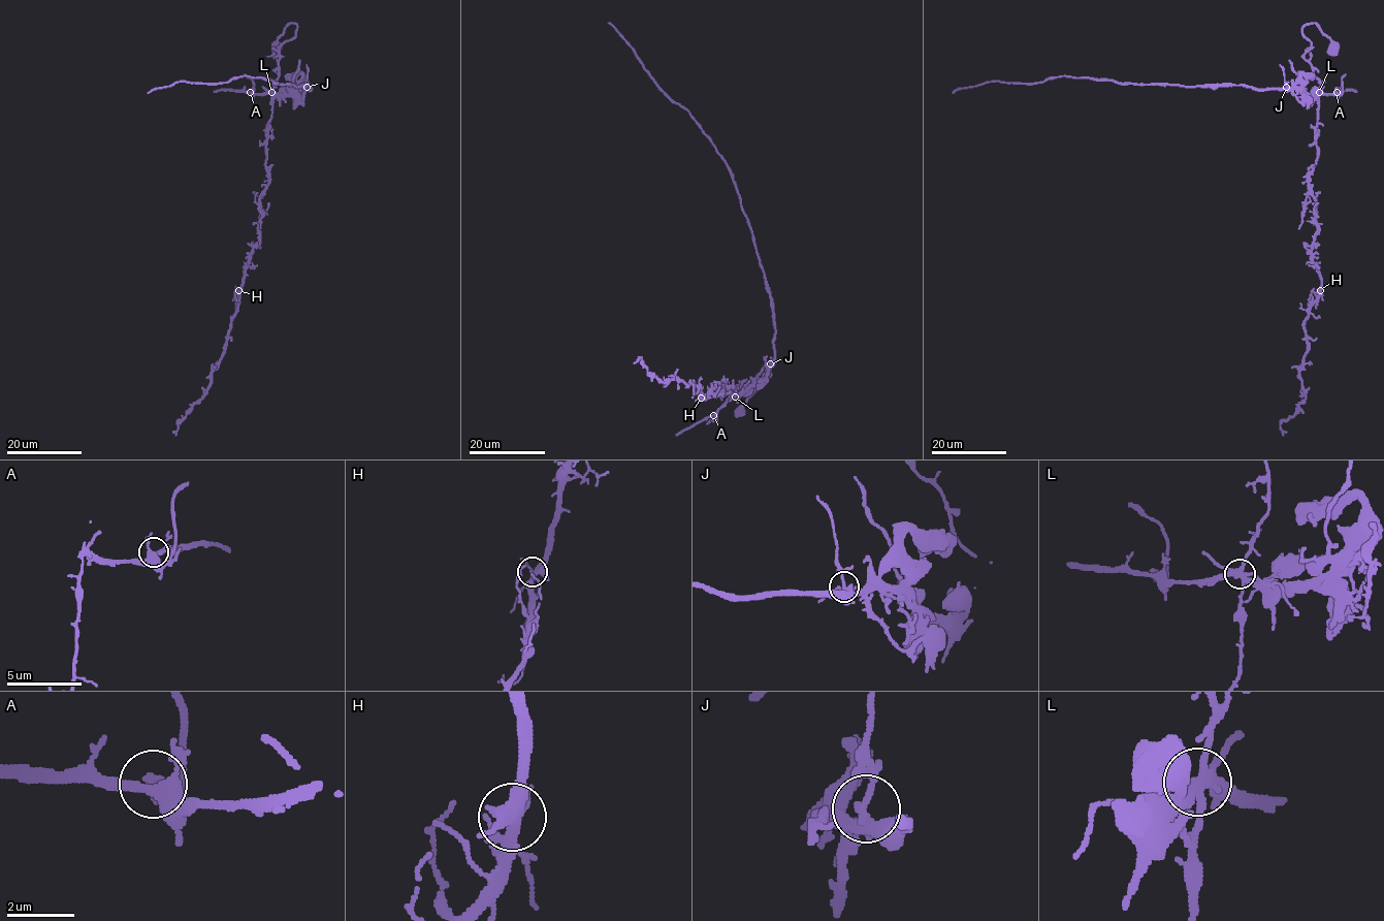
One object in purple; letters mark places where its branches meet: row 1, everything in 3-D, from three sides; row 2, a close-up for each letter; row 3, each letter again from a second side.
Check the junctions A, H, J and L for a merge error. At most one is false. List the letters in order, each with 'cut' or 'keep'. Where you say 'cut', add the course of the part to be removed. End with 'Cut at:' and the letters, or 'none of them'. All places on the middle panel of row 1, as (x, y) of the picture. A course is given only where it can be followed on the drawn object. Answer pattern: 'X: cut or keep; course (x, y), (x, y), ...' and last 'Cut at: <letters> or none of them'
A: keep
H: keep
J: keep
L: cut; course (735, 397), (772, 363), (775, 329), (772, 298), (733, 175), (701, 126), (658, 87), (608, 23)
Cut at: L

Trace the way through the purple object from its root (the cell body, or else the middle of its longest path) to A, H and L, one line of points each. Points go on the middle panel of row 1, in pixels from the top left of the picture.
A: (757, 382), (742, 389), (713, 415)
H: (757, 382), (735, 395), (730, 394), (730, 386), (721, 394), (713, 389), (705, 399), (701, 398)
L: (757, 382), (735, 397)

